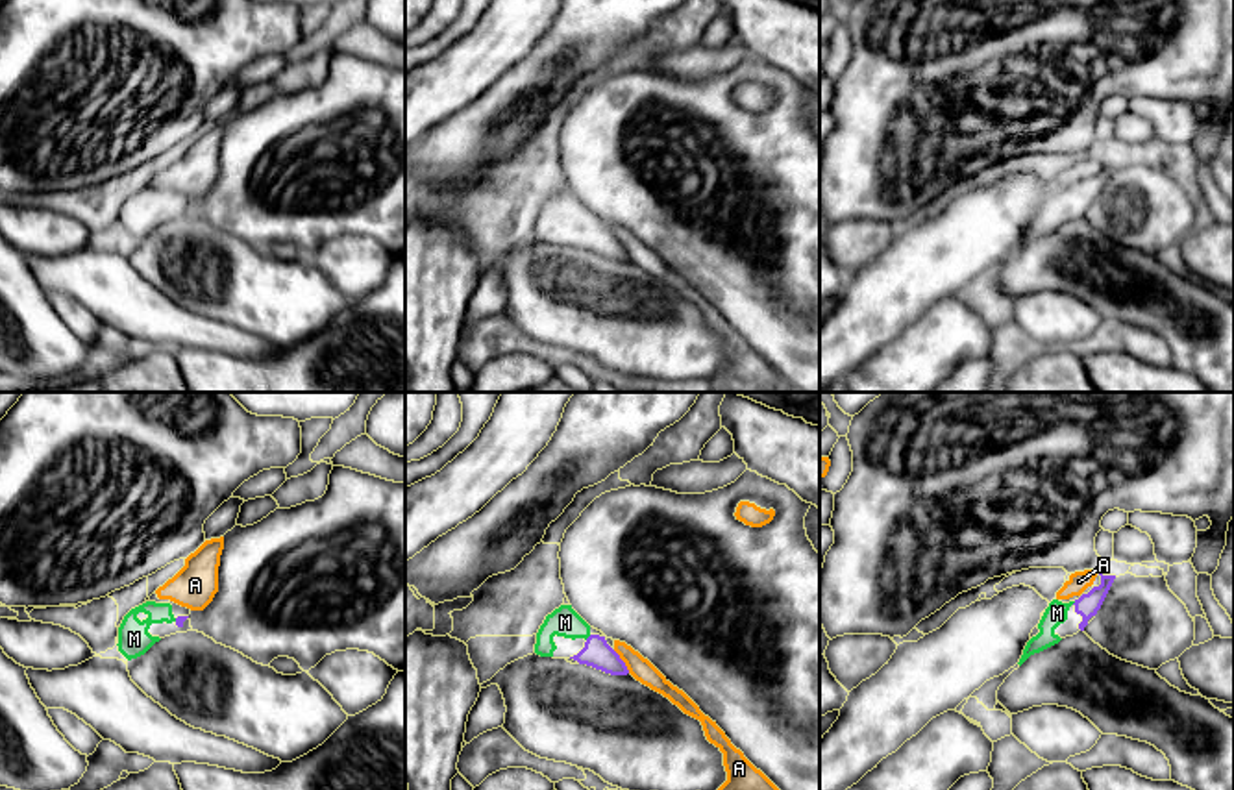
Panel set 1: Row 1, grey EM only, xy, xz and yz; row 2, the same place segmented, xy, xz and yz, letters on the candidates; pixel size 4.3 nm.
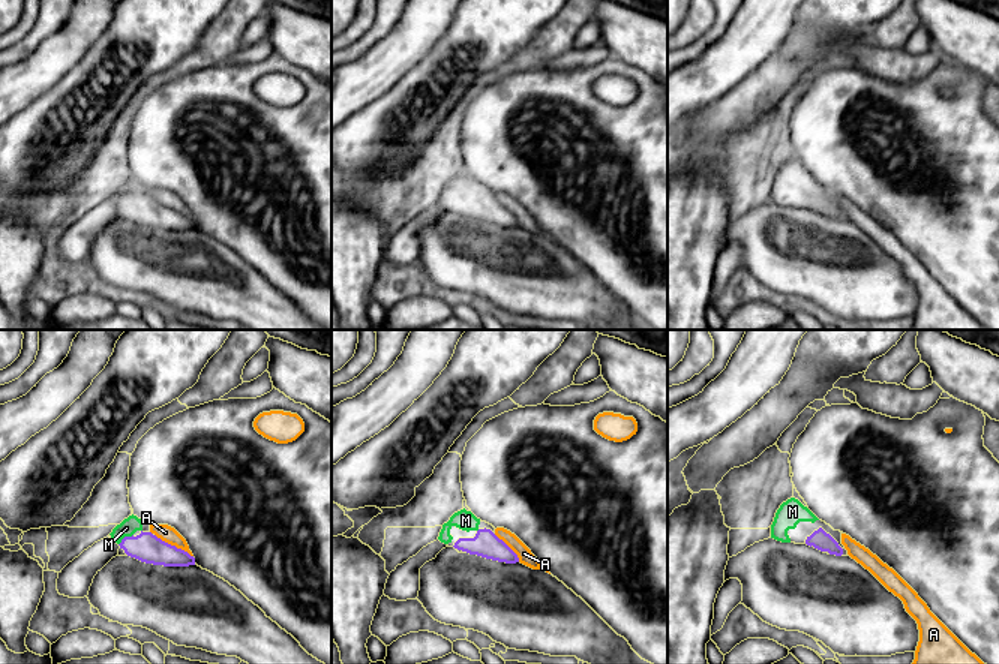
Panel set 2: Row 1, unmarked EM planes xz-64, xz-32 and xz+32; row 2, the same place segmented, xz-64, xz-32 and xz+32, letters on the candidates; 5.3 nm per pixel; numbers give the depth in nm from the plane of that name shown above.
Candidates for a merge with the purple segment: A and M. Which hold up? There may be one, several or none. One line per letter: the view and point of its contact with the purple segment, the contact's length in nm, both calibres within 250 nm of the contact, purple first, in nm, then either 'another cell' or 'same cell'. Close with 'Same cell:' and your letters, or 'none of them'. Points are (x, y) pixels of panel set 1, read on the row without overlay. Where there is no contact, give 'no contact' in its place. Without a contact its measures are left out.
A: meets purple in xz at (622, 246); contact 130 nm long; 120 nm thick on the purple side, 100 nm on the other; another cell
M: meets purple in xz at (589, 222); contact 40 nm long; 120 nm thick on the purple side, 130 nm on the other; same cell
Same cell: M

